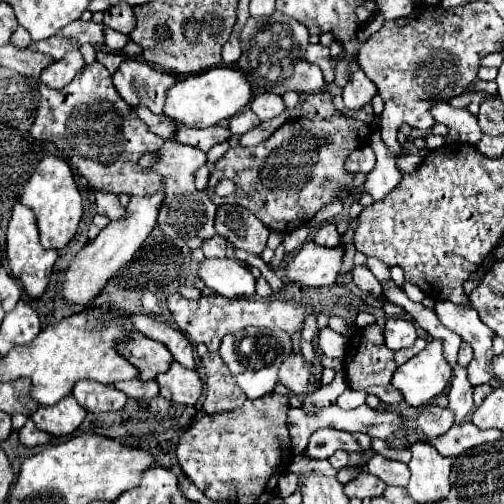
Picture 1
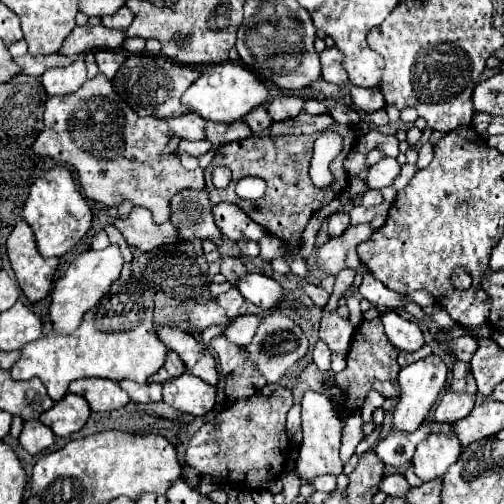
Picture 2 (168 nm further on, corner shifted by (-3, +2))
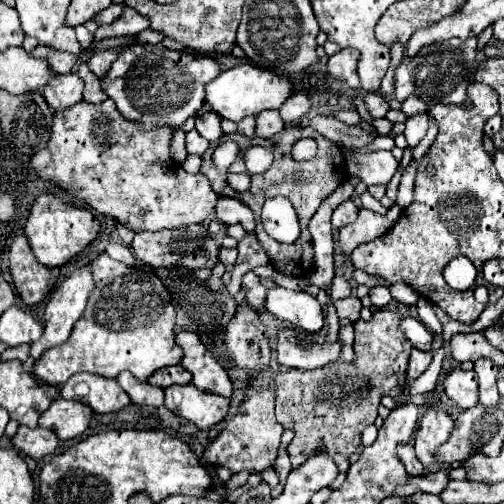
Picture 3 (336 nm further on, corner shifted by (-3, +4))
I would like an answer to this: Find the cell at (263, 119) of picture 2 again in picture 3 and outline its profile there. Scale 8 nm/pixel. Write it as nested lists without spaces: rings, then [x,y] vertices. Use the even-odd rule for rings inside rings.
[[[266,111],[256,117],[256,137],[270,139],[284,129],[284,121],[278,111]]]

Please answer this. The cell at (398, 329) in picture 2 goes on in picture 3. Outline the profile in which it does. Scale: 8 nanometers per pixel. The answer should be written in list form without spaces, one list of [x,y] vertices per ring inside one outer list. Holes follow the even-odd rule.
[[[404,317],[400,323],[400,329],[406,333],[406,337],[412,341],[412,345],[420,351],[430,351],[432,349],[432,333],[418,321],[412,317]]]

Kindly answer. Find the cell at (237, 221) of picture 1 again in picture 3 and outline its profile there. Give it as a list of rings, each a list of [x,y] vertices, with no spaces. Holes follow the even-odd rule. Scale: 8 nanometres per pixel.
[[[220,197],[216,205],[216,219],[224,225],[240,223],[246,231],[254,231],[254,213],[238,199],[232,197]]]

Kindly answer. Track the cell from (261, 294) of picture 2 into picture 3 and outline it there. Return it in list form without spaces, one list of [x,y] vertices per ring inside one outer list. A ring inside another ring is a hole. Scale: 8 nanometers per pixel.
[[[284,287],[268,289],[266,309],[278,319],[288,321],[308,333],[316,333],[326,325],[324,309],[316,301],[316,297],[308,293],[290,291]]]

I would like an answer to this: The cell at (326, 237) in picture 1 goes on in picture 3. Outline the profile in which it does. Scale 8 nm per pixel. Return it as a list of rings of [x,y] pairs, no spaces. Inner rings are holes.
[[[344,201],[344,203],[334,211],[334,215],[332,215],[332,225],[334,225],[336,229],[340,229],[340,227],[356,221],[356,215],[358,215],[358,207],[356,207],[352,201]]]

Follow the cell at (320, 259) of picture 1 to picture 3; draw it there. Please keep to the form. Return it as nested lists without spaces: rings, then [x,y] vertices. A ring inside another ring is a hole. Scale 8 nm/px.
[[[360,207],[358,219],[352,225],[346,225],[340,229],[340,247],[346,255],[350,255],[358,245],[374,241],[376,237],[384,235],[388,231],[388,227],[394,225],[398,213],[396,209],[390,209],[388,217],[382,217],[370,209]]]

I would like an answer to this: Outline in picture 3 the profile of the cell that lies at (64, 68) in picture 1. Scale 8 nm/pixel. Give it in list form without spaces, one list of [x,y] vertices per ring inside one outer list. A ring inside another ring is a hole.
[[[68,73],[54,77],[42,89],[42,95],[54,111],[64,111],[82,99],[82,87],[84,87],[82,79],[76,73]]]

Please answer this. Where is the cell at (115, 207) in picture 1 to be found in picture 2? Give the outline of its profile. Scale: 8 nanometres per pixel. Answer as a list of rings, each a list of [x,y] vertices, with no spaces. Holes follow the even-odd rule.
[[[134,207],[132,213],[126,217],[114,215],[112,225],[124,235],[124,239],[130,245],[134,245],[140,251],[150,251],[154,247],[180,241],[176,227],[170,221],[156,225],[152,213],[144,207]]]

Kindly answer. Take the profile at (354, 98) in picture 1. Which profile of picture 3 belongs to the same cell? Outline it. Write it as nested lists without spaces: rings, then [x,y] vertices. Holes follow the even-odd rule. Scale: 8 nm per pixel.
[[[366,93],[364,101],[366,101],[366,107],[368,107],[372,117],[386,117],[386,113],[390,111],[388,99],[380,93]]]

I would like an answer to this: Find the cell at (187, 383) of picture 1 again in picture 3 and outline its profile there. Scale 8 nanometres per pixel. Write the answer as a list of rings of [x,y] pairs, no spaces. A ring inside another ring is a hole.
[[[192,383],[172,385],[164,391],[166,391],[166,407],[174,415],[194,423],[198,429],[210,429],[228,415],[228,407],[230,407],[228,399],[220,395],[204,393],[196,389]]]

